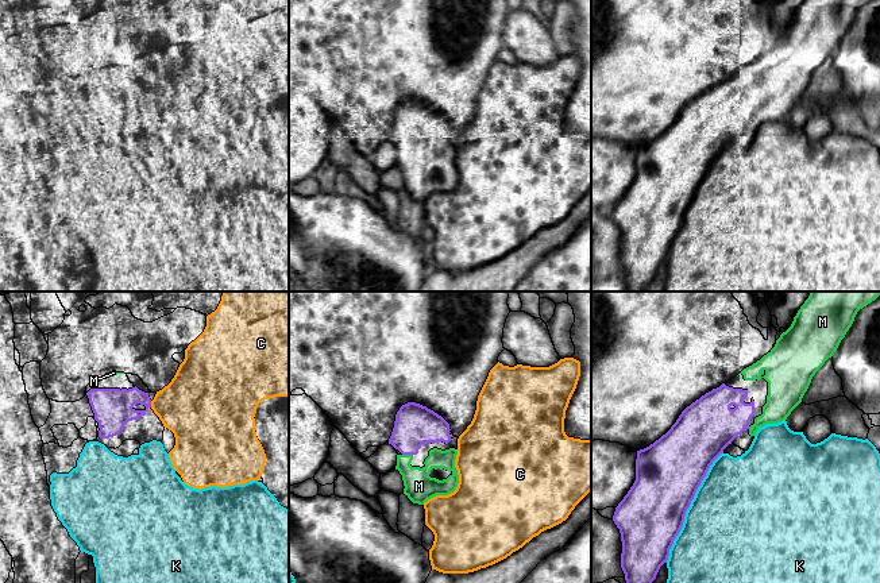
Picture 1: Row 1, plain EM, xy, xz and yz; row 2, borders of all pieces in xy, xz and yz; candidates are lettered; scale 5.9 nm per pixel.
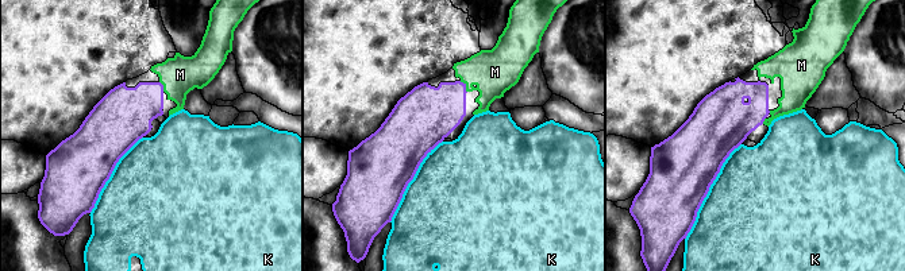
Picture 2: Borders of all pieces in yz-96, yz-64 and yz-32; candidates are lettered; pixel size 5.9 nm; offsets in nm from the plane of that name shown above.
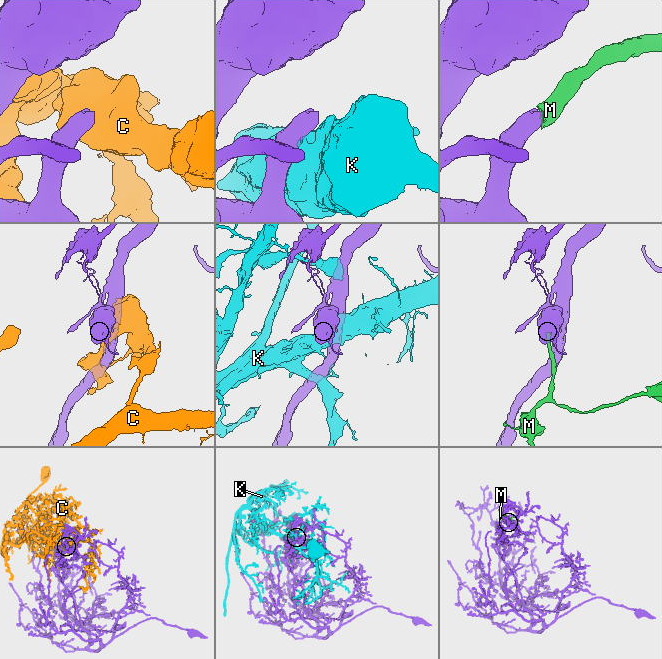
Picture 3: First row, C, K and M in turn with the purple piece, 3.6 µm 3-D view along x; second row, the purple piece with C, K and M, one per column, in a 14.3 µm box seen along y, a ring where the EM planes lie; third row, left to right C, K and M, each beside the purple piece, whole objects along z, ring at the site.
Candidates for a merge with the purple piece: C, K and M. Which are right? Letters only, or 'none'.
M

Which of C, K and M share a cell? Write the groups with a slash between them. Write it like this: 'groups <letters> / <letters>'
groups C / K / M

